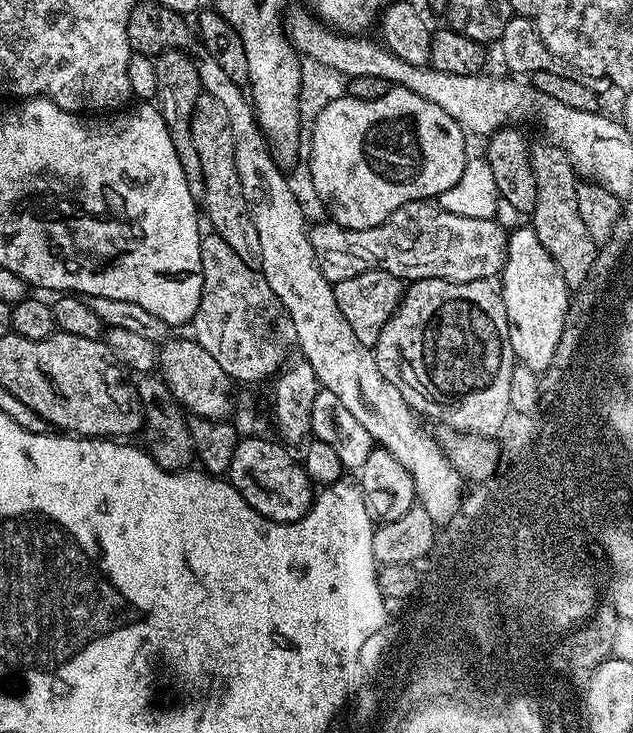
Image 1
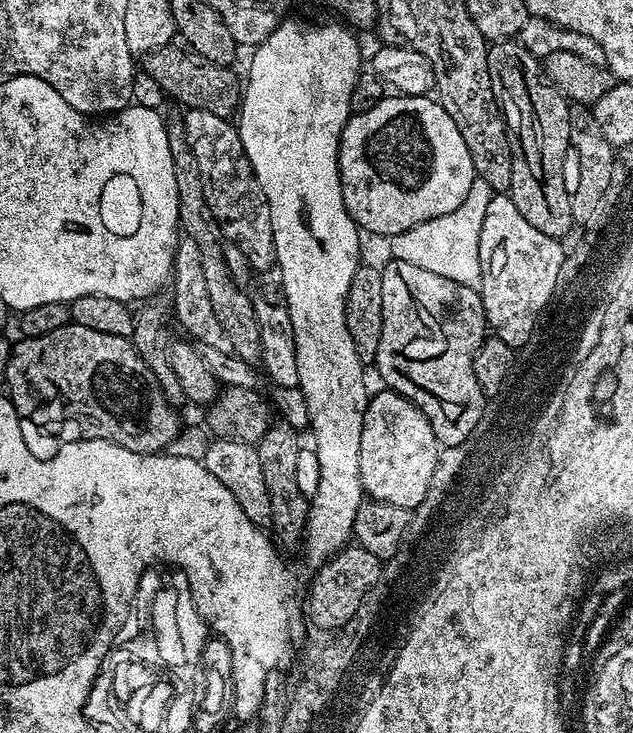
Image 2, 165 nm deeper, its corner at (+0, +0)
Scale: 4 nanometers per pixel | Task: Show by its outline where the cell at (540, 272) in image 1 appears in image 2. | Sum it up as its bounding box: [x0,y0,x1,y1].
[478,195,562,346]

